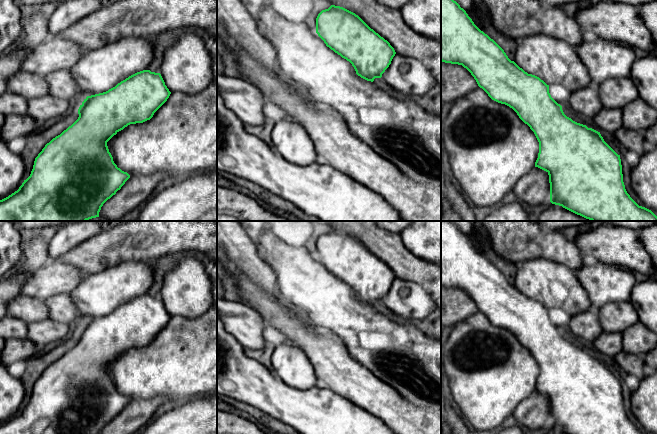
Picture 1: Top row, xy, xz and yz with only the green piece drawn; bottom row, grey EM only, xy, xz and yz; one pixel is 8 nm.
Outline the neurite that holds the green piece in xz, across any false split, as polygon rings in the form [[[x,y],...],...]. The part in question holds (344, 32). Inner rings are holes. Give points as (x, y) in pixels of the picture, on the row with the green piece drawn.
[[[331,5],[318,14],[316,33],[327,47],[349,61],[356,74],[367,81],[373,82],[375,78],[381,78],[396,54],[390,43],[371,29],[358,15],[340,6]]]

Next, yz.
[[[441,0],[441,61],[466,68],[478,86],[492,100],[512,108],[534,132],[539,142],[535,167],[546,171],[549,175],[552,204],[562,206],[591,221],[657,221],[657,216],[651,210],[639,206],[627,193],[620,155],[604,141],[600,132],[567,117],[562,106],[551,97],[549,85],[511,61],[504,50],[474,24],[466,11],[454,0]]]

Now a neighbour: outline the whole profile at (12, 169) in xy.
[[[0,135],[0,200],[19,189],[24,182],[24,174],[22,155],[13,153]]]

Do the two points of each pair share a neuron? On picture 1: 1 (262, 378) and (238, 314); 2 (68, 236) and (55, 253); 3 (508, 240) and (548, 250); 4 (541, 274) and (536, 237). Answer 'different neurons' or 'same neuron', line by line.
1: different neurons
2: same neuron
3: same neuron
4: different neurons

